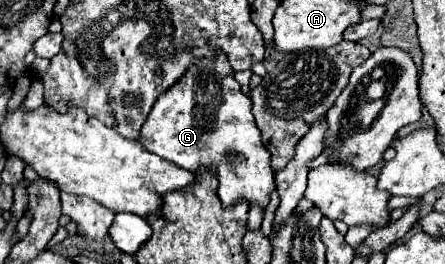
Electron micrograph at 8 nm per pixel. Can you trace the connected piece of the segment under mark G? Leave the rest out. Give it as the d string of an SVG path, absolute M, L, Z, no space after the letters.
M217 52L217 56L201 58L199 62L193 62L187 74L179 78L175 88L165 90L159 100L155 100L143 128L139 142L153 154L197 174L205 168L217 168L219 176L219 198L223 206L235 204L235 200L245 198L247 202L257 202L261 208L269 204L269 194L275 188L275 172L271 170L271 154L261 142L261 132L255 124L255 118L251 114L251 100L247 94L241 92L239 82L233 78L235 72L231 72L231 66L227 62L227 56L223 52Z

